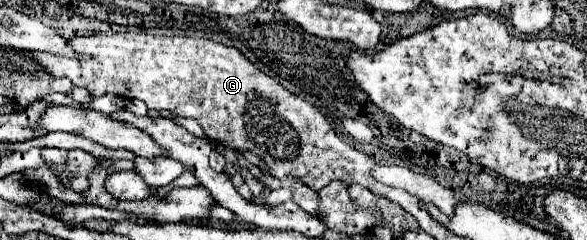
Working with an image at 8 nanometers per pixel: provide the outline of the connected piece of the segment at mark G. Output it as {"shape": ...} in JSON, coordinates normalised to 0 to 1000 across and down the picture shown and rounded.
{"shape":[[[174,138],[174,146],[150,146],[150,154],[123,154],[123,163],[116,163],[116,196],[123,196],[123,204],[133,213],[136,229],[150,229],[150,238],[147,238],[147,246],[119,246],[119,238],[99,238],[99,229],[89,229],[89,221],[58,221],[58,213],[44,213],[44,221],[34,221],[34,229],[37,229],[41,246],[51,246],[58,271],[65,271],[65,279],[68,279],[72,296],[78,296],[85,321],[116,321],[129,363],[147,363],[147,371],[153,371],[164,404],[170,404],[174,388],[194,388],[194,396],[215,404],[215,413],[239,413],[239,421],[249,429],[252,454],[262,454],[262,463],[286,454],[286,463],[296,463],[303,488],[327,488],[327,496],[334,496],[334,504],[341,513],[341,529],[348,538],[348,554],[351,554],[354,579],[371,588],[371,596],[378,596],[378,604],[385,604],[385,613],[395,613],[395,621],[419,621],[419,629],[440,646],[440,654],[460,696],[460,721],[463,721],[467,738],[474,738],[474,746],[491,738],[491,729],[504,729],[504,738],[511,738],[518,763],[525,763],[525,771],[528,771],[532,788],[538,788],[538,796],[545,796],[549,779],[555,779],[555,771],[559,771],[562,754],[569,754],[569,746],[576,746],[576,754],[583,754],[583,763],[593,763],[593,771],[610,763],[610,771],[617,771],[617,779],[624,779],[624,788],[630,788],[630,796],[641,788],[641,779],[637,779],[641,754],[630,746],[630,713],[634,713],[637,696],[644,696],[644,679],[637,671],[637,654],[630,654],[630,646],[610,629],[606,613],[593,604],[593,596],[579,571],[576,529],[572,529],[572,546],[569,546],[569,529],[562,521],[562,504],[559,504],[532,429],[521,429],[521,413],[511,413],[508,396],[501,396],[501,388],[494,388],[491,371],[484,371],[477,346],[470,346],[463,321],[457,321],[457,313],[446,304],[436,271],[429,271],[429,263],[426,263],[405,204],[399,204],[399,196],[385,196],[385,188],[365,179],[365,171],[358,171],[358,163],[334,163],[334,154],[269,154],[269,146],[252,146],[252,138],[198,138],[198,146],[191,146],[191,138]]]}

